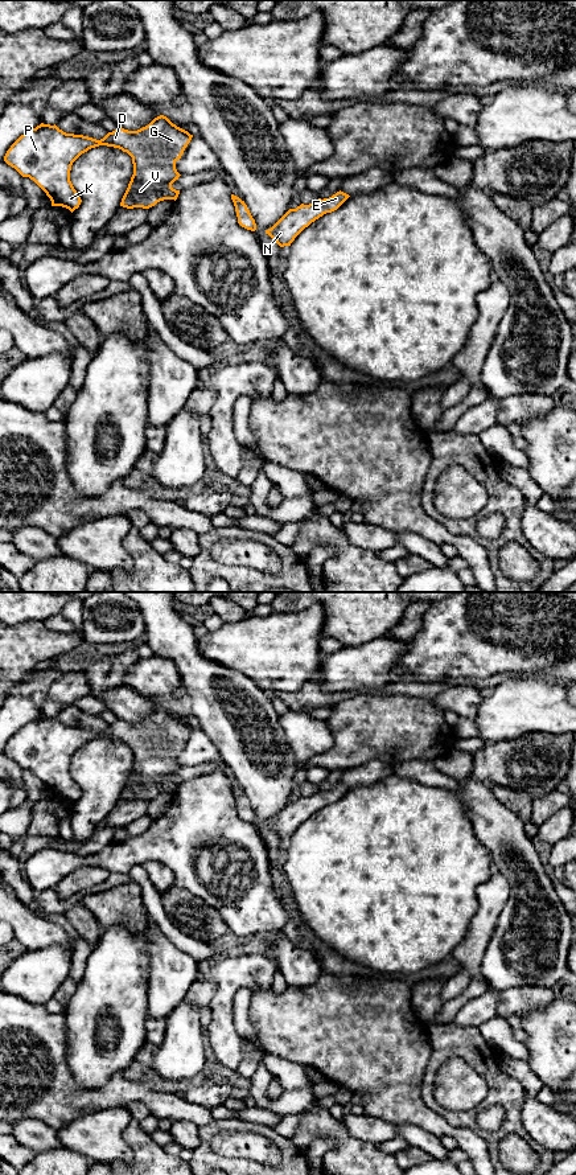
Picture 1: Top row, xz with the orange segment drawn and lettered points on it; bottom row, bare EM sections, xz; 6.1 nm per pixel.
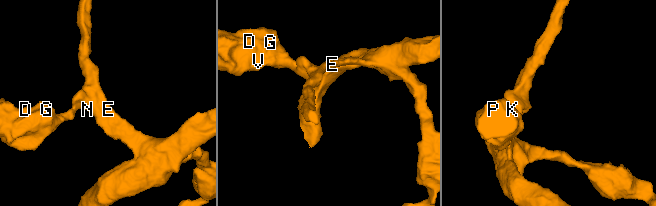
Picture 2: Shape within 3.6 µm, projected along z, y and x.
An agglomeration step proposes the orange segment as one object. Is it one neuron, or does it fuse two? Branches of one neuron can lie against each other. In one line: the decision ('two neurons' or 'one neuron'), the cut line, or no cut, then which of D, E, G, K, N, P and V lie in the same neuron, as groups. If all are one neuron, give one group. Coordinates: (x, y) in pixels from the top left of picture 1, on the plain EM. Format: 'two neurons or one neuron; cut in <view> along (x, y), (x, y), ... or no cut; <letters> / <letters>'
one neuron; no cut; D E G K N P V

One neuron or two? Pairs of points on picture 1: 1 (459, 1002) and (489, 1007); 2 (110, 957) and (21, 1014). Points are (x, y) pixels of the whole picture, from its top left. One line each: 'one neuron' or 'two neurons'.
1: two neurons
2: two neurons

